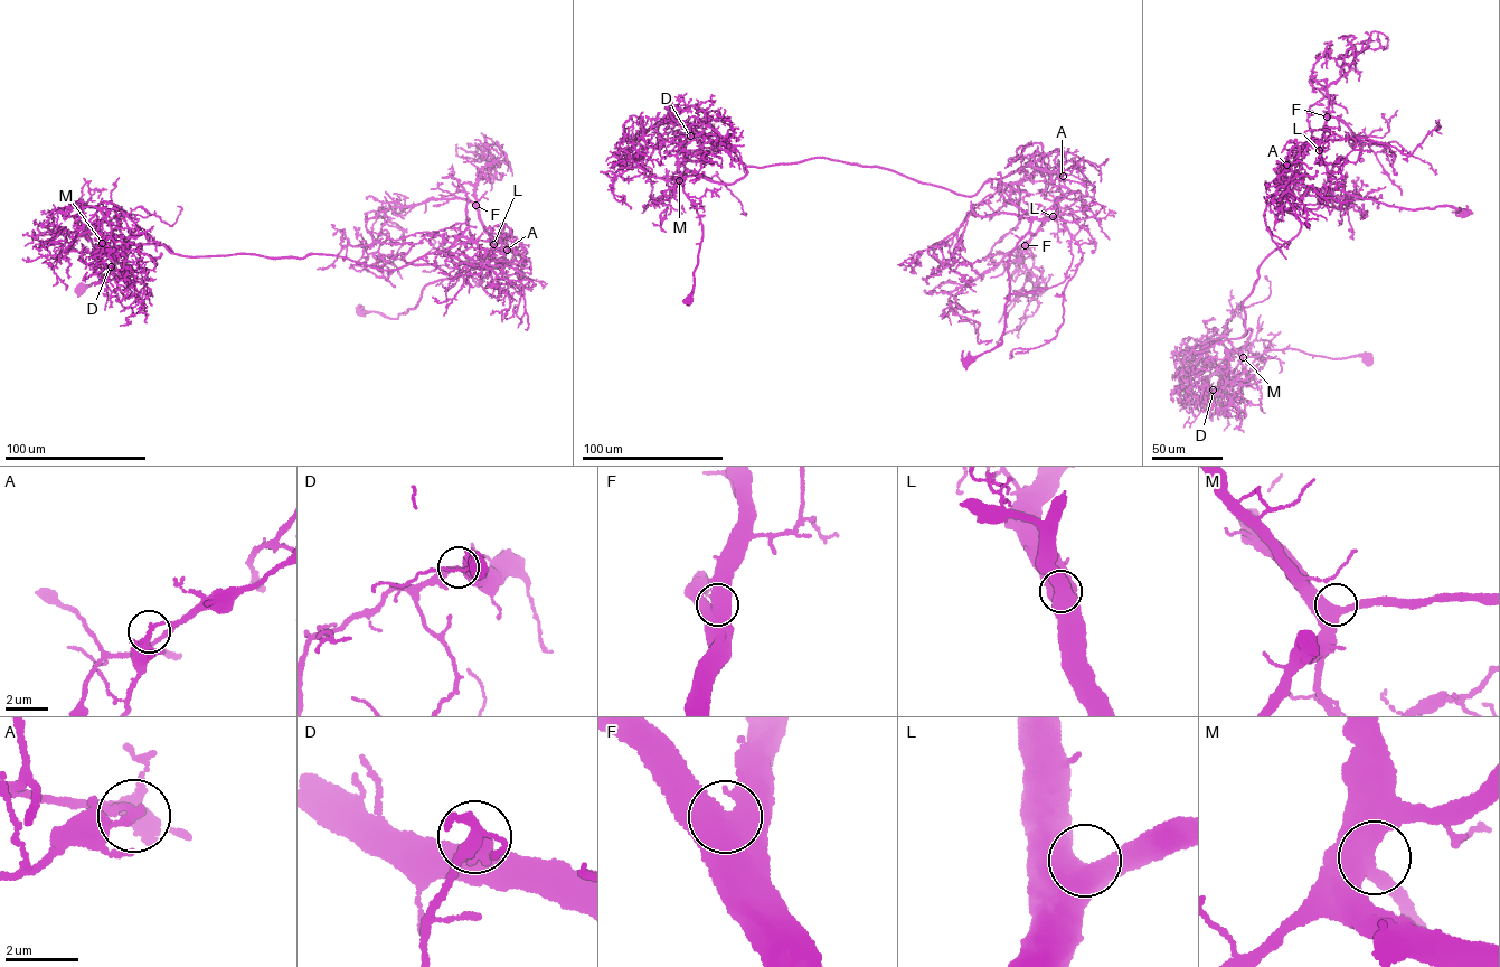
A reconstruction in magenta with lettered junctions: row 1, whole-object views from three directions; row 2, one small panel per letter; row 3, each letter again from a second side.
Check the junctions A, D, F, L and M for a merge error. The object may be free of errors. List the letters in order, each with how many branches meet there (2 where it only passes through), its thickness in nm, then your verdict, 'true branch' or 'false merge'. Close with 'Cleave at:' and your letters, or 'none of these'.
A: 2 | 190 nm | false merge
D: 2 | 360 nm | true branch
F: 2 | 700 nm | true branch
L: 2 | 650 nm | true branch
M: 2 | 550 nm | true branch
Cleave at: A

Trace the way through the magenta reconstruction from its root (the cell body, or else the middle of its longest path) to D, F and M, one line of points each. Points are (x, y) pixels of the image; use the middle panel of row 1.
D: (967, 362), (1001, 341), (1032, 219), (1005, 204), (1018, 191), (815, 157), (716, 182), (680, 175), (690, 135)
F: (967, 362), (1001, 341), (1009, 289), (1009, 255), (1028, 232), (1032, 221), (1052, 216), (1025, 245)
M: (967, 362), (1001, 341), (1009, 255), (1032, 219), (999, 179), (968, 196), (815, 157), (679, 180)

